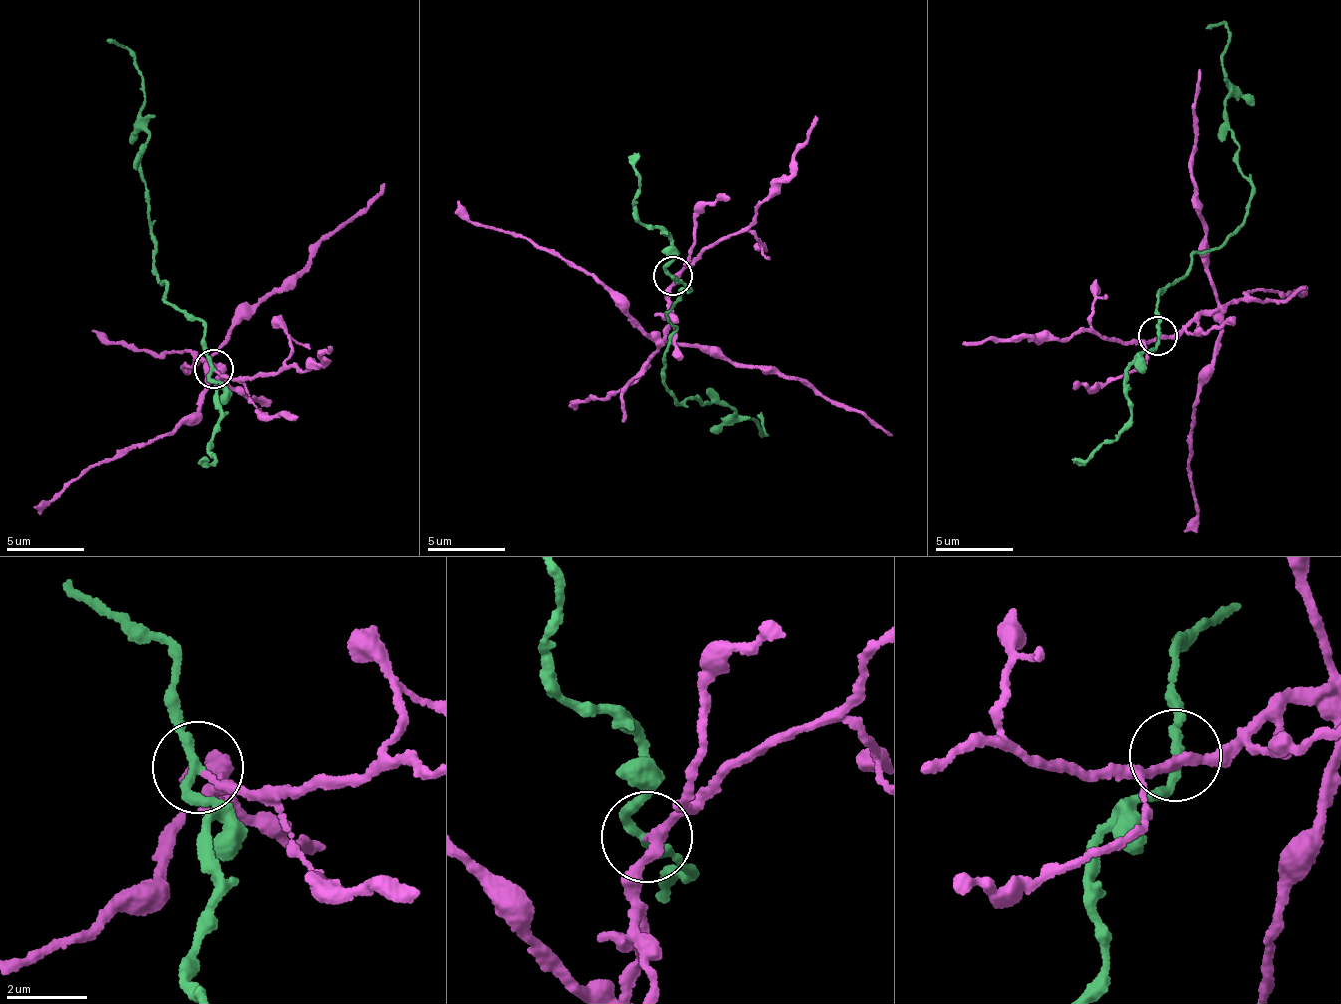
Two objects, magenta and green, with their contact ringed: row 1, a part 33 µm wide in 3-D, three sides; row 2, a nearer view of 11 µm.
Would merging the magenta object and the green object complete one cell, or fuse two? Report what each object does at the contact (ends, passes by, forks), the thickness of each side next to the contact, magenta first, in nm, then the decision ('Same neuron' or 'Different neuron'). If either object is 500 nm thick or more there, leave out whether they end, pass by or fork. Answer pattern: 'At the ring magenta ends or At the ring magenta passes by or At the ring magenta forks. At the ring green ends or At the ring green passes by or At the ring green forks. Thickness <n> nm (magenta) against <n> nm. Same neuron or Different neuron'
At the ring magenta passes by. At the ring green passes by. Thickness 170 nm (magenta) against 200 nm. Different neuron

